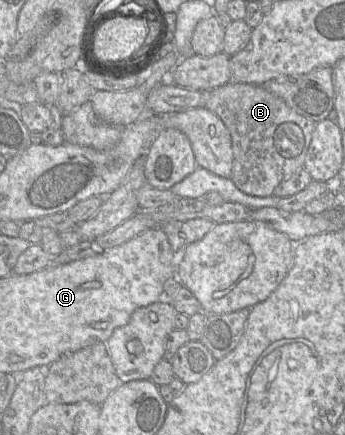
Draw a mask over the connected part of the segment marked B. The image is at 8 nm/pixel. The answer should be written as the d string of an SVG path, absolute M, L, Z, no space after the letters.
M228 82L204 93L203 106L214 112L228 128L232 139L231 180L246 194L270 196L275 188L304 167L317 122L291 109L283 99L261 85Z

